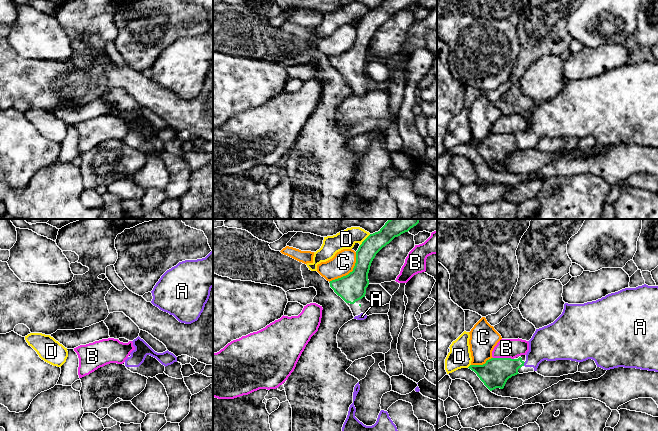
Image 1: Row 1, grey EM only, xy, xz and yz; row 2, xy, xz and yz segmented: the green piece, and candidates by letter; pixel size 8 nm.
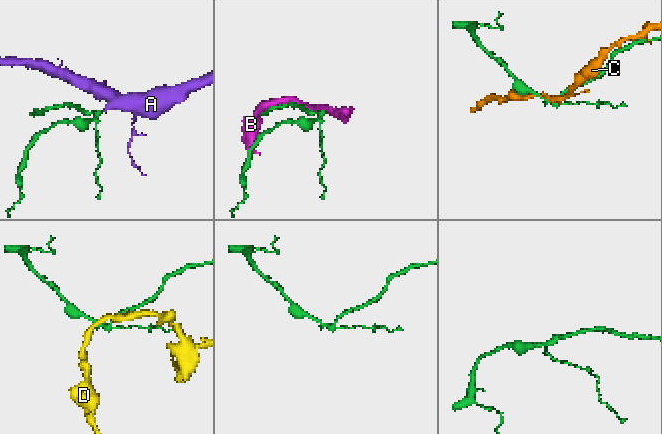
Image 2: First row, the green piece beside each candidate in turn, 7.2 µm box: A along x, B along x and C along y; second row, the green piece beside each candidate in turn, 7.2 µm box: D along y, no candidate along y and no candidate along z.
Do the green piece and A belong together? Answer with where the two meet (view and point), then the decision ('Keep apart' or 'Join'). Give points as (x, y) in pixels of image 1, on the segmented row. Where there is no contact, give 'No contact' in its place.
Touches green at yz (523, 364). Join

